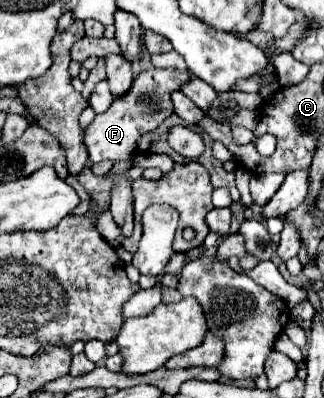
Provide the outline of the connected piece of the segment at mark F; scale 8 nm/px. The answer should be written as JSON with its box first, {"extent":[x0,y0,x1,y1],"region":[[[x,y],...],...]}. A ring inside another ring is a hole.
{"extent":[84,68,190,162],"region":[[[150,68],[140,72],[128,94],[114,98],[108,112],[98,114],[94,122],[84,128],[84,144],[90,156],[90,162],[102,162],[102,160],[132,160],[136,150],[136,140],[140,136],[156,130],[170,114],[172,114],[172,100],[170,94],[180,88],[182,80],[188,80],[190,72],[180,72],[174,68]]]}

